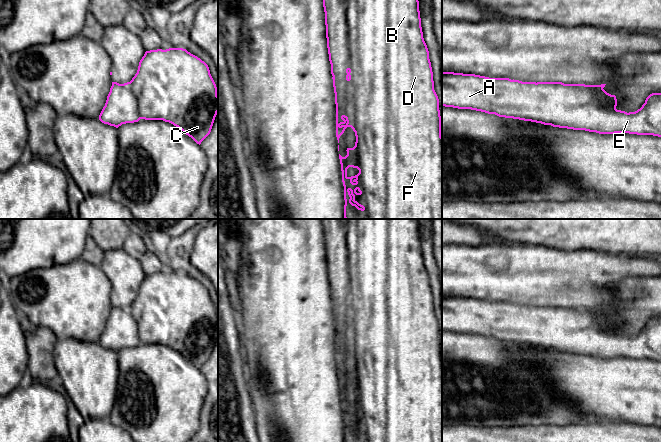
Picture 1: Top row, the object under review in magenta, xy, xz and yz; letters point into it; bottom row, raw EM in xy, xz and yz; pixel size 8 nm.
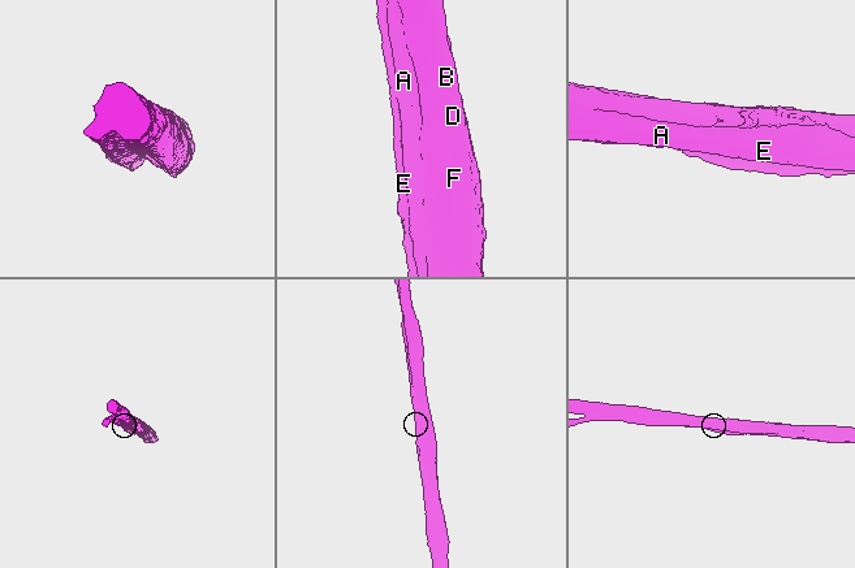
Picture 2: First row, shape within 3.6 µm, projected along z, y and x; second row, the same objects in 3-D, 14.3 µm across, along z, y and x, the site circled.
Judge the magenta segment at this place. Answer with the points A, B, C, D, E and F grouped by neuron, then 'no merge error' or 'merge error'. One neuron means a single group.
groups A E / B C D F; merge error

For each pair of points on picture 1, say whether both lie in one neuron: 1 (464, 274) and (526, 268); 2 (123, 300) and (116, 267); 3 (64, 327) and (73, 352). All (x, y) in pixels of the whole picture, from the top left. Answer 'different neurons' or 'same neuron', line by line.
1: same neuron
2: same neuron
3: different neurons

